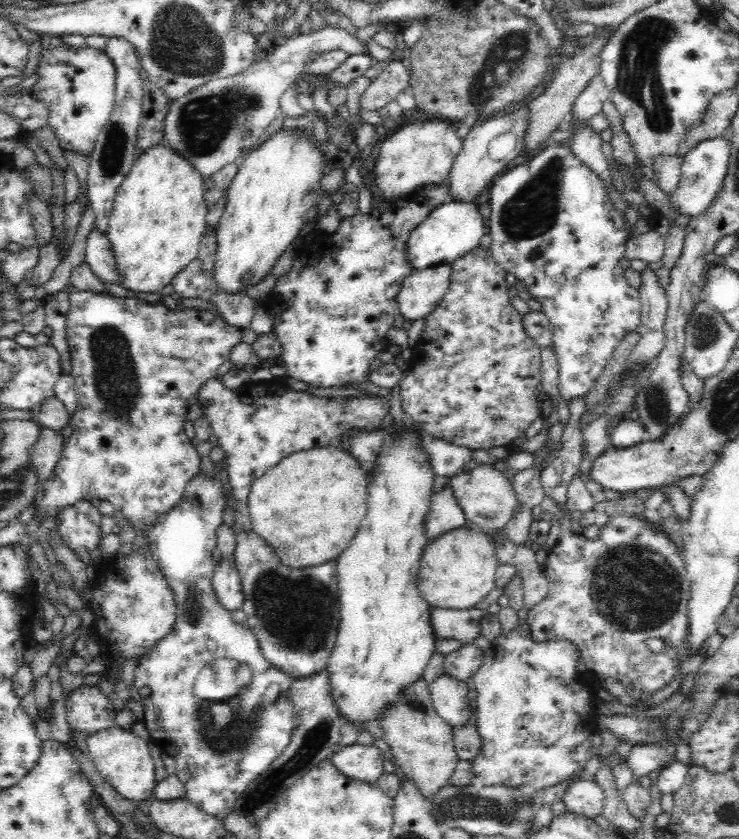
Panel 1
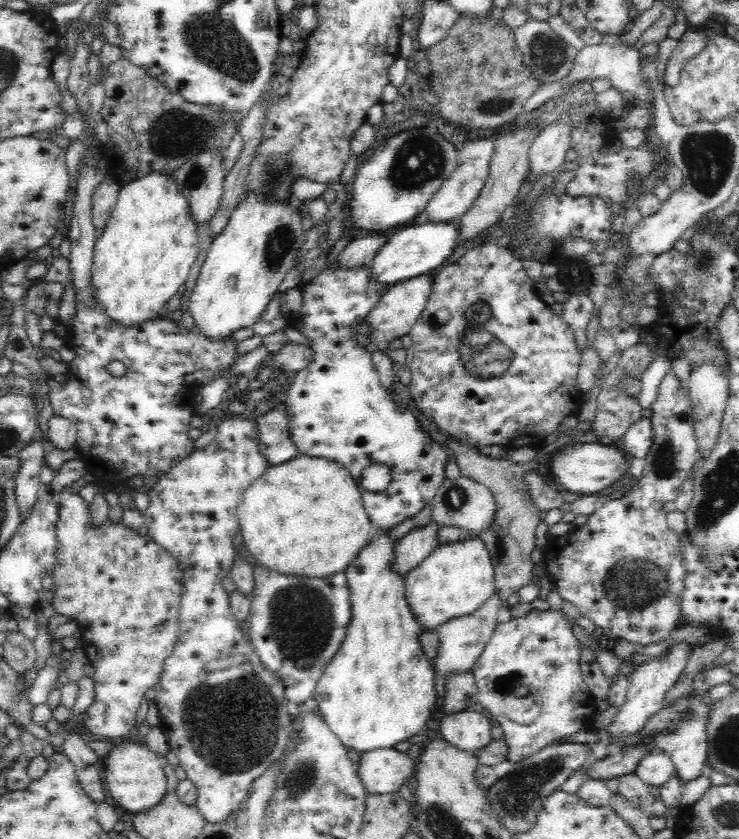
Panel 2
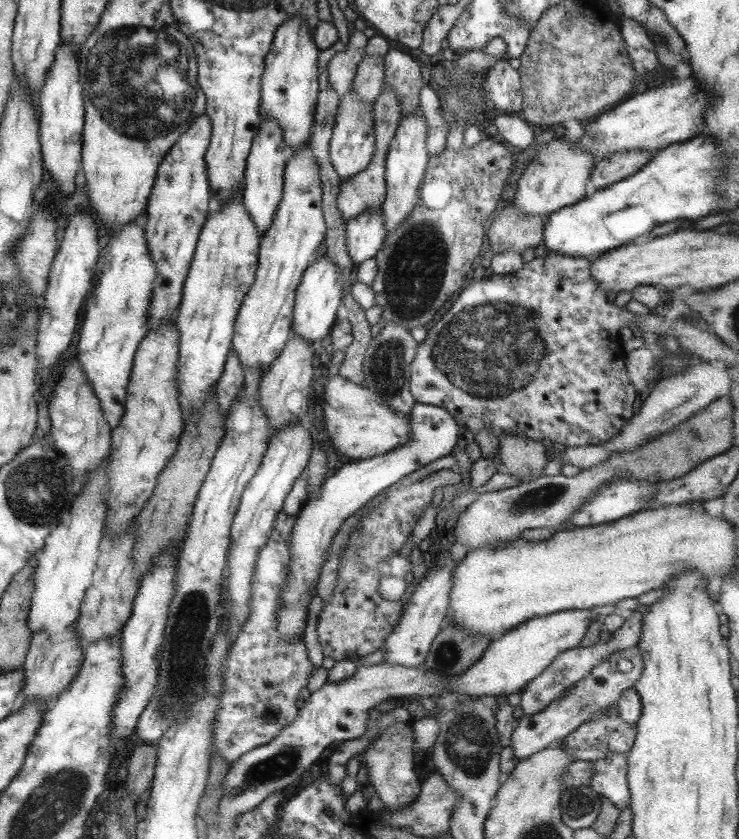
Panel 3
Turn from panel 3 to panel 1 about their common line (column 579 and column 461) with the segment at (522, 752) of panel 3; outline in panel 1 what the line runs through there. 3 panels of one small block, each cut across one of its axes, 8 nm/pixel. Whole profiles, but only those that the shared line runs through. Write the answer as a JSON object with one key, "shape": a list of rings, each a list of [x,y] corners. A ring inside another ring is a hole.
{"shape":[[[444,672],[429,682],[429,690],[436,712],[448,725],[454,728],[468,724],[472,709],[468,708],[471,700],[466,681]]]}

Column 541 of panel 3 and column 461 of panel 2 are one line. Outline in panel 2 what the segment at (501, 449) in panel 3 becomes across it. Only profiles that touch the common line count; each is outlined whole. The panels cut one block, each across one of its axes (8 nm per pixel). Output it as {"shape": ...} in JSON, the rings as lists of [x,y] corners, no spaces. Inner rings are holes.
{"shape":[[[422,415],[421,421],[427,426],[435,442],[444,441],[446,443],[447,456],[452,457],[460,465],[462,475],[484,483],[496,497],[496,503],[498,503],[496,518],[494,518],[490,530],[484,530],[482,534],[478,534],[478,537],[486,543],[486,548],[490,551],[492,563],[495,567],[496,592],[501,592],[503,595],[503,604],[505,605],[500,610],[498,621],[499,623],[508,622],[511,617],[509,613],[510,606],[506,599],[511,594],[518,592],[524,585],[528,585],[532,580],[531,572],[534,564],[530,559],[530,554],[535,544],[534,531],[538,524],[538,514],[540,512],[532,502],[527,486],[522,480],[524,469],[522,470],[520,464],[512,463],[506,457],[493,459],[492,457],[480,455],[475,447],[467,447],[466,444],[460,445],[460,443],[446,441],[447,433],[442,433],[442,430],[440,431],[434,423],[428,423],[426,418],[427,416]]]}

